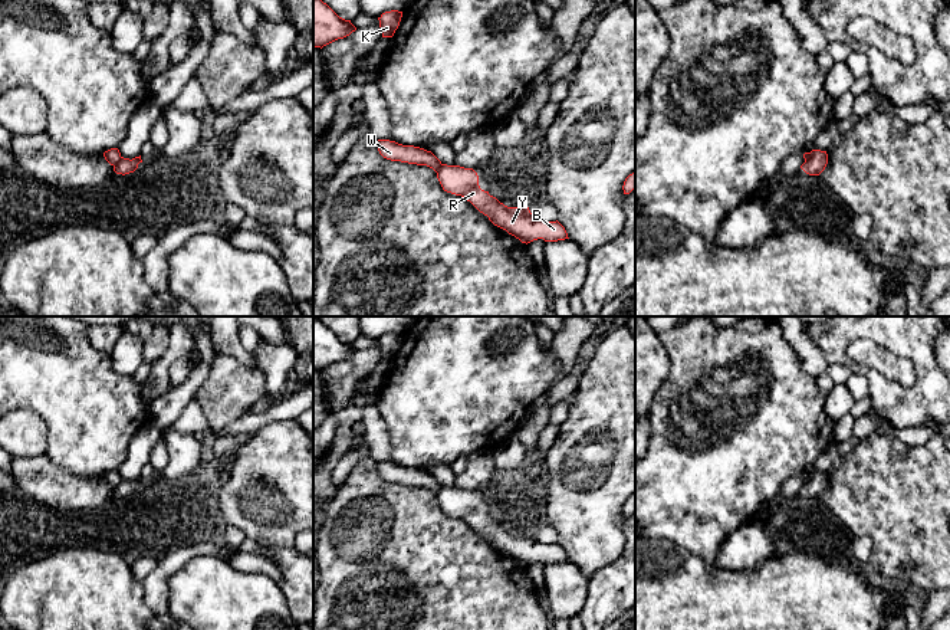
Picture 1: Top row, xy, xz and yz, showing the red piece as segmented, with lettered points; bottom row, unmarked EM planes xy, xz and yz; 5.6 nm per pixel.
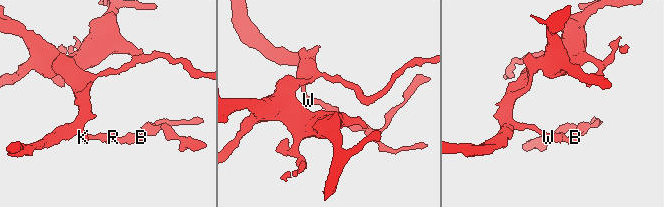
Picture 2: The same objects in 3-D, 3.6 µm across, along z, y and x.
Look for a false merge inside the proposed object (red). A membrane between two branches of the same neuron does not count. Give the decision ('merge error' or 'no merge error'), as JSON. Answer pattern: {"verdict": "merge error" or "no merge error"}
{"verdict": "merge error"}

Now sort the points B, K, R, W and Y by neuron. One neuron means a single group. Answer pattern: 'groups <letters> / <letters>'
groups B R Y / K W

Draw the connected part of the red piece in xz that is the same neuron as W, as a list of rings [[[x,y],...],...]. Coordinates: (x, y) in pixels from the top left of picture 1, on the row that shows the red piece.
[[[389,140],[377,141],[379,154],[391,161],[427,165],[438,173],[441,161],[431,152],[414,145],[402,145]]]

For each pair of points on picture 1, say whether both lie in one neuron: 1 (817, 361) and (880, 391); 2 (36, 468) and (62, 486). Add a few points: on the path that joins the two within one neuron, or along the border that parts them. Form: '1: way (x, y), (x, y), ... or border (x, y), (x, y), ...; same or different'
1: border (808, 337), (828, 364); different
2: way (42, 472), (56, 486); same

